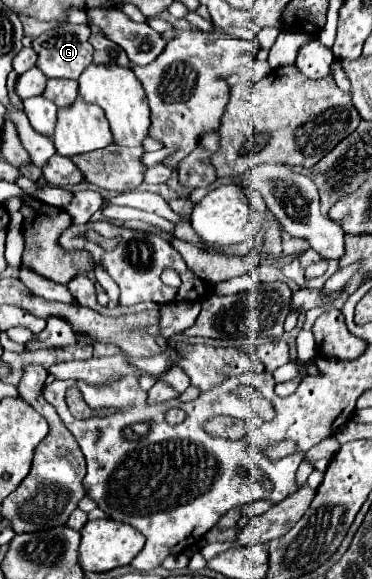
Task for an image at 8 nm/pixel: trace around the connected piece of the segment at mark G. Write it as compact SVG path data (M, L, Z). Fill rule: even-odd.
M60 24L58 28L40 34L34 38L32 48L38 54L36 66L48 76L48 78L70 78L78 80L78 76L86 70L86 66L92 64L92 46L88 42L90 26L88 24Z

